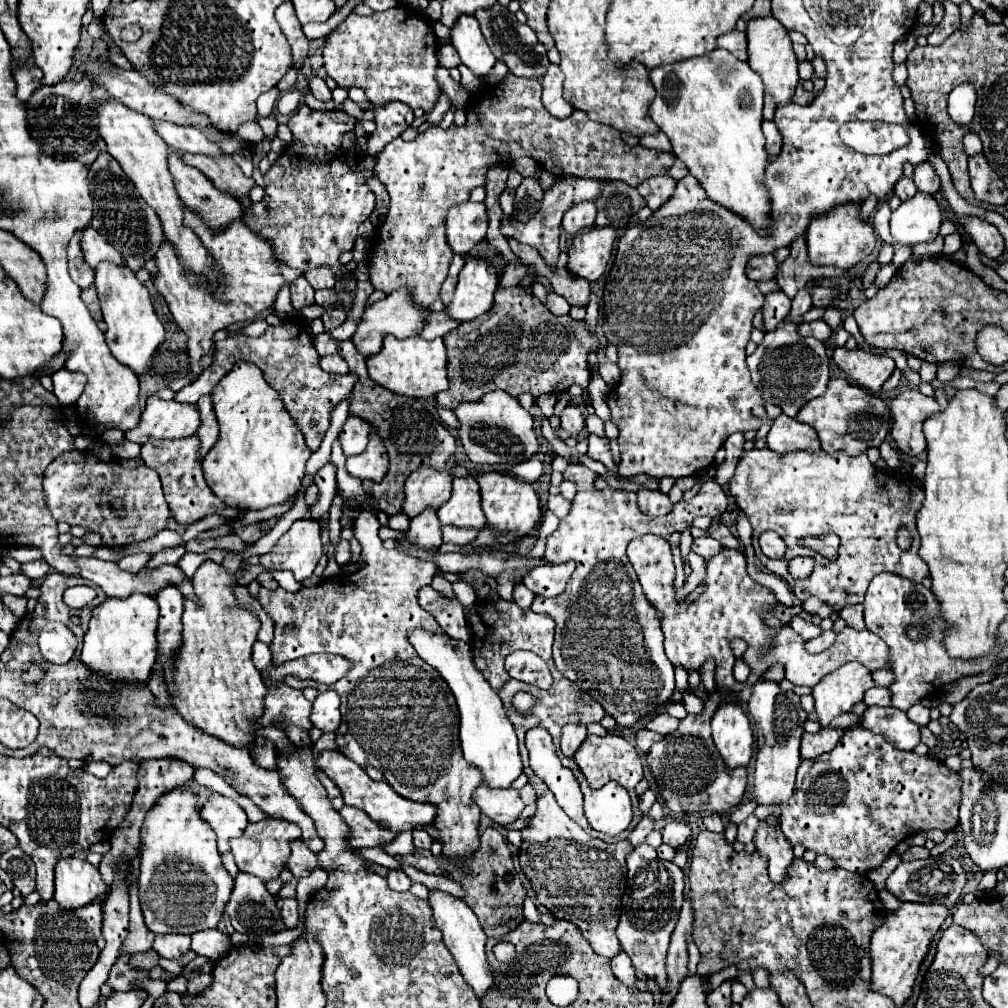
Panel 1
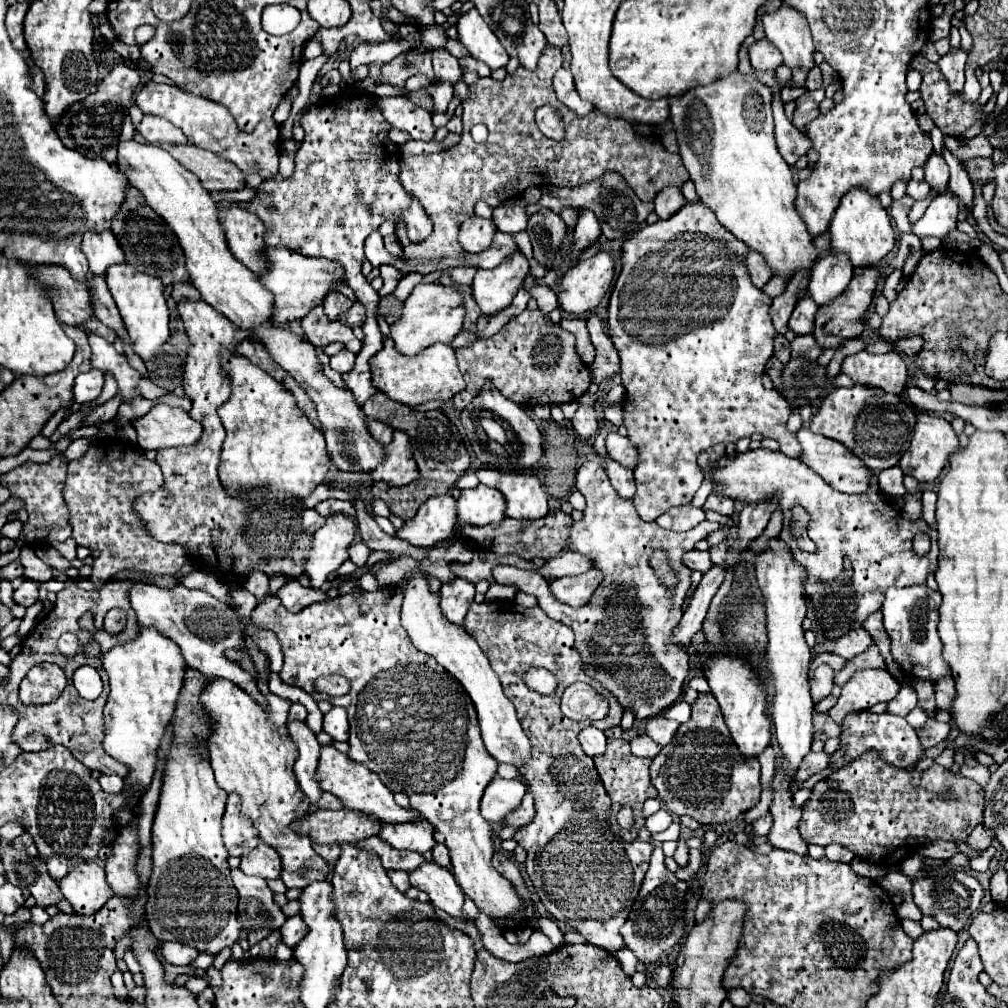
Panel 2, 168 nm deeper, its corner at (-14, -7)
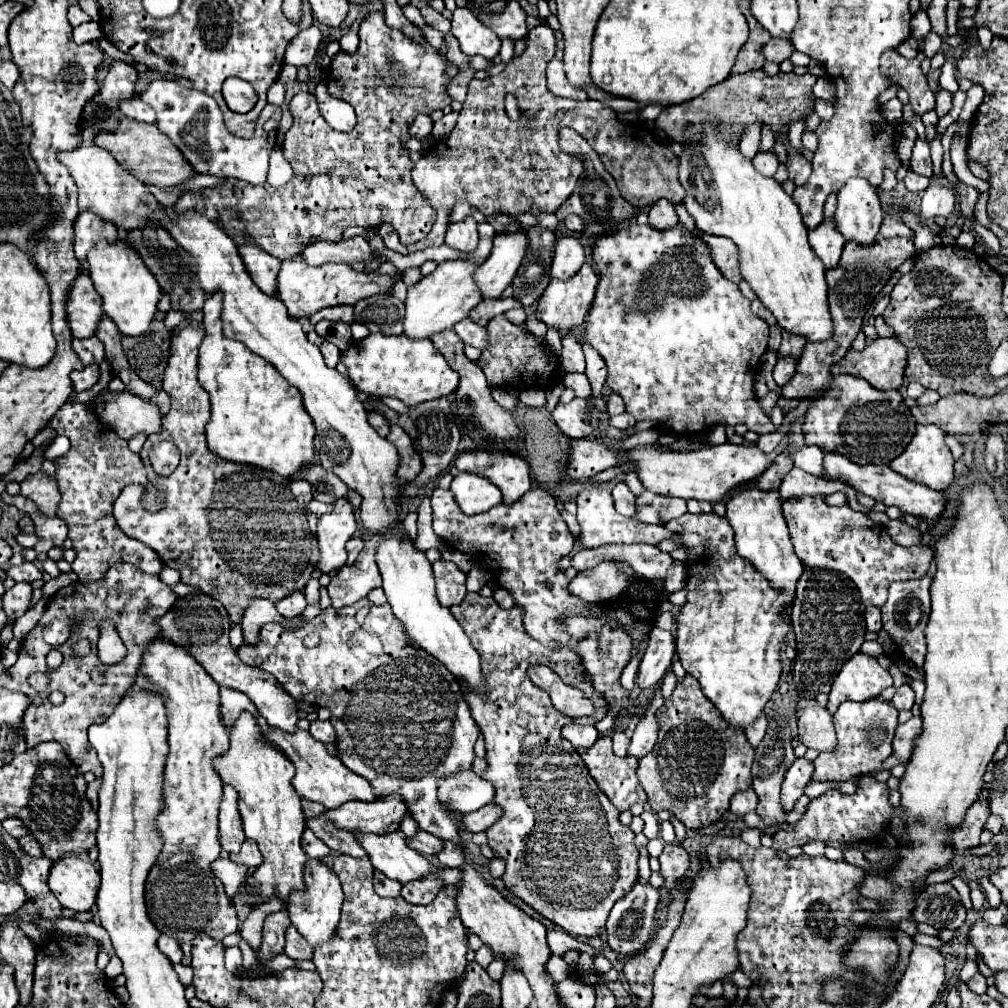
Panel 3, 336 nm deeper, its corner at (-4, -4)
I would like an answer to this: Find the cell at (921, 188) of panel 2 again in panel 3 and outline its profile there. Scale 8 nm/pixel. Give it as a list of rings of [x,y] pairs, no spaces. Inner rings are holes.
[[[911,169],[907,171],[907,175],[905,175],[905,179],[903,179],[903,183],[905,183],[905,187],[907,187],[907,191],[909,193],[919,193],[919,191],[923,191],[925,187],[929,187],[929,177],[921,177],[921,175],[917,175],[917,173],[913,173]]]

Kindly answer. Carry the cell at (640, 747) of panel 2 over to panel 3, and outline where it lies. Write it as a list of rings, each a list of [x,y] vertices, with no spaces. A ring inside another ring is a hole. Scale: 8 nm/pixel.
[[[615,731],[613,733],[613,753],[615,755],[625,757],[627,751],[629,751],[629,743],[631,743],[631,739],[623,731]]]

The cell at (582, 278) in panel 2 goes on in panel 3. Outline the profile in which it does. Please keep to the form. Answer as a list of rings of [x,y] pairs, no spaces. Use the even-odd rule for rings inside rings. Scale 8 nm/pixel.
[[[585,263],[573,277],[569,277],[565,281],[551,279],[545,293],[541,295],[541,299],[537,303],[537,311],[539,311],[537,317],[549,327],[557,327],[561,333],[571,331],[573,327],[577,327],[585,321],[585,315],[591,309],[591,303],[593,303],[593,297],[595,297],[597,283],[599,283],[599,277],[589,263]]]

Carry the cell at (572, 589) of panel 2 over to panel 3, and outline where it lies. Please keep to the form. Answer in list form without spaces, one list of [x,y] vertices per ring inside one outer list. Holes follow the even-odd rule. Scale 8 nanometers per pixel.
[[[613,561],[579,571],[567,585],[569,593],[585,603],[609,603],[617,599],[617,595],[621,595],[625,587],[629,587],[629,583],[625,583],[625,575],[617,571],[617,565]]]

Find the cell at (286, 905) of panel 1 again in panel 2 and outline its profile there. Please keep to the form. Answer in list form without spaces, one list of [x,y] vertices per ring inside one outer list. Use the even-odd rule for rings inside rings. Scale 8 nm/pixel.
[[[297,914],[297,916],[291,916],[287,918],[287,922],[283,924],[283,930],[281,930],[281,936],[283,936],[283,942],[289,946],[289,948],[295,948],[307,934],[307,924],[303,922],[303,918]]]

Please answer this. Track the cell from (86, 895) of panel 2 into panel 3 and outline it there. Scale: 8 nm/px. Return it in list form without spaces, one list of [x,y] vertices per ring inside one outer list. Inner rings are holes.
[[[63,857],[53,863],[47,883],[61,907],[91,911],[99,891],[99,871],[79,857]]]

